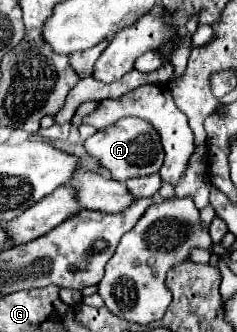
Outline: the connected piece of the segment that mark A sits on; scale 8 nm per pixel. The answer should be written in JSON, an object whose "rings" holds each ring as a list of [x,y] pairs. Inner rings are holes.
{"rings":[[[123,118],[109,126],[107,132],[95,132],[91,138],[85,140],[85,148],[119,182],[125,182],[135,176],[149,176],[153,172],[159,172],[159,168],[163,166],[161,138],[157,138],[157,130],[153,130],[153,126],[149,126],[149,122],[141,118]]]}

